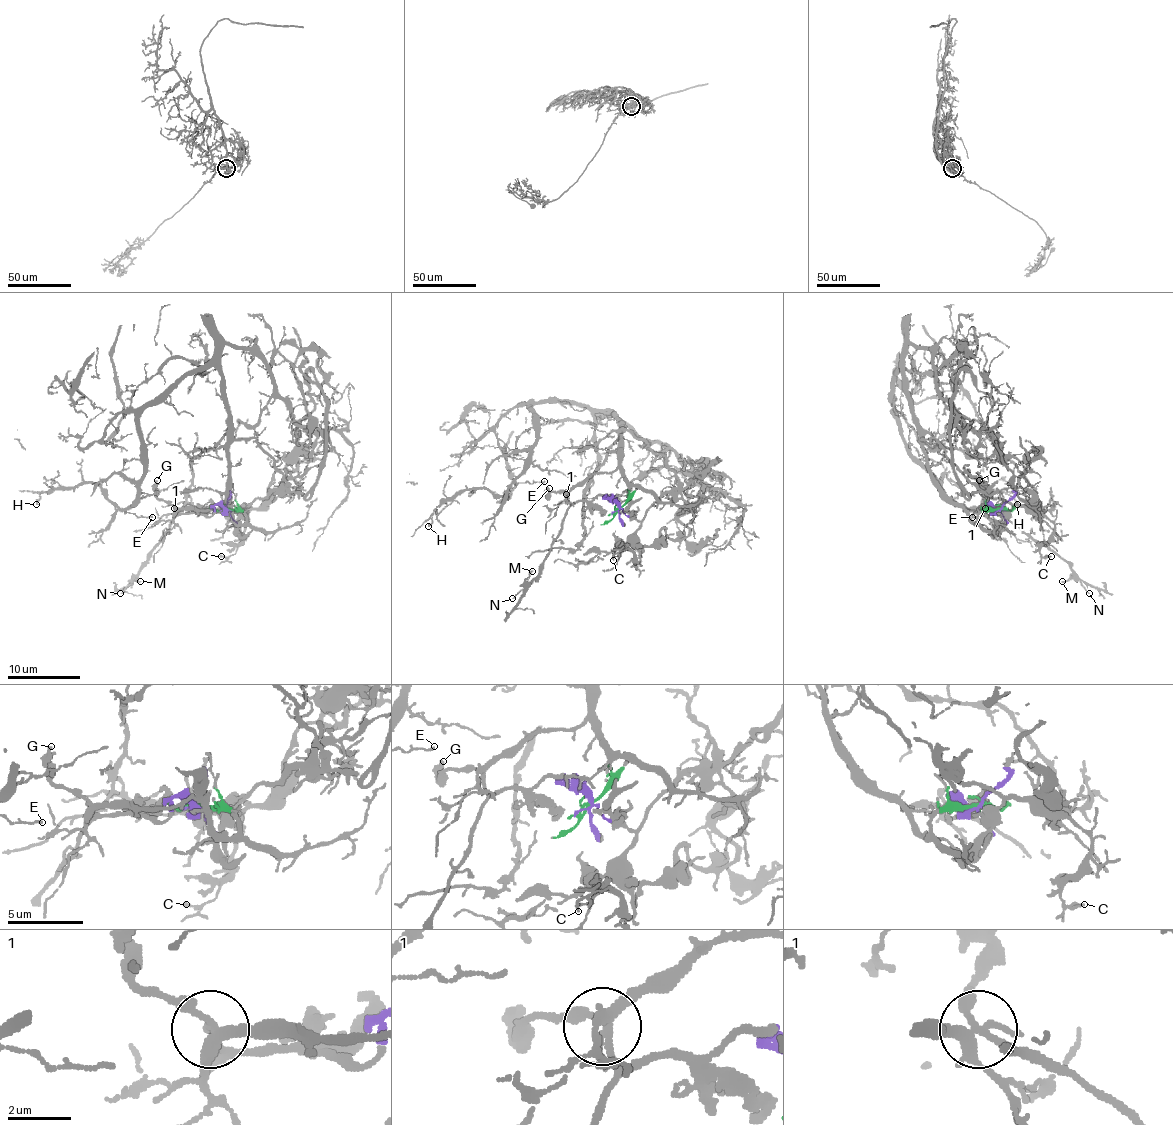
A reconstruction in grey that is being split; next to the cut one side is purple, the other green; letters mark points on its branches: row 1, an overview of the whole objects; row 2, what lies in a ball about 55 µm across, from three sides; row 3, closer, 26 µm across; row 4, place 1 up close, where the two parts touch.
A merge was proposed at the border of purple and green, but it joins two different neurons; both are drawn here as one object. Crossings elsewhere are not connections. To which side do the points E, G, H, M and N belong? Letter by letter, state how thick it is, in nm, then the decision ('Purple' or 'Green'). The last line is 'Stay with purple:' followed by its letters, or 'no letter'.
E: Thickness 120 nm. Green
G: Thickness 220 nm. Purple
H: Thickness 190 nm. Green
M: Thickness 150 nm. Purple
N: Thickness 110 nm. Purple
Stay with purple: G, M, N

